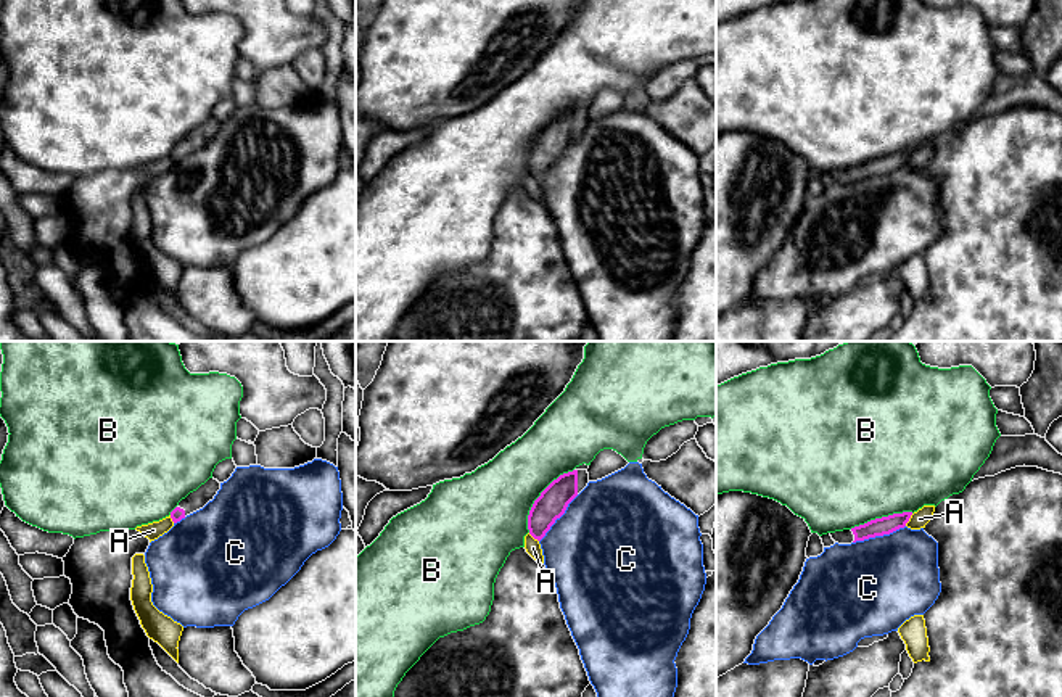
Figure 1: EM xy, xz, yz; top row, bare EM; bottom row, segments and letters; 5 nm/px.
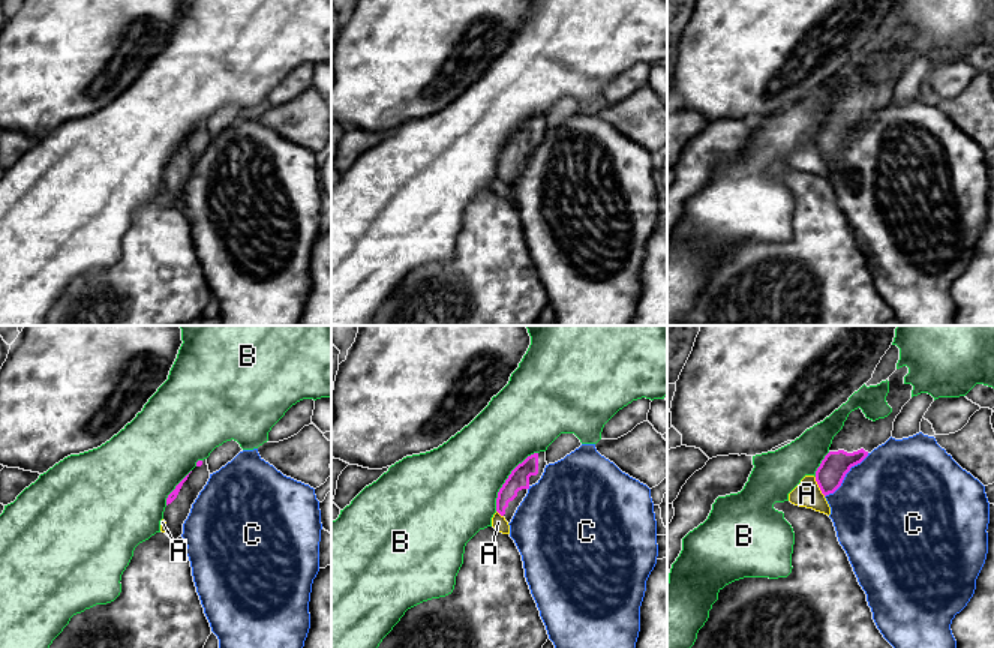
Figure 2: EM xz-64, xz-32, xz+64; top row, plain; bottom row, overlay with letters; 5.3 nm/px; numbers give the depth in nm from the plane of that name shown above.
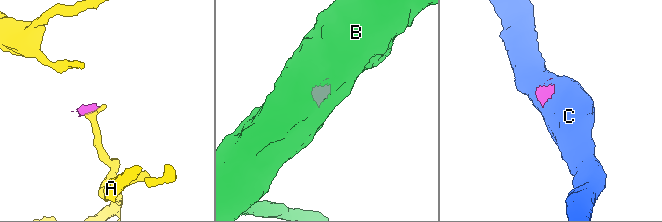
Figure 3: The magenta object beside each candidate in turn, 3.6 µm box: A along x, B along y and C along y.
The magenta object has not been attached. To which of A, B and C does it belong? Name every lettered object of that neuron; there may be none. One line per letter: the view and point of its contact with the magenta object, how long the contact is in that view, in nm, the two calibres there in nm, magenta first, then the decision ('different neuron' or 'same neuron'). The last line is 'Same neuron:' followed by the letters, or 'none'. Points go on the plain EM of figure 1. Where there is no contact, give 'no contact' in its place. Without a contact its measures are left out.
A: yz (908, 160) | 80 nm | 90/90 nm | different neuron
B: xz (539, 136) | 400 nm | 150/380 nm | different neuron
C: yz (879, 174) | 280 nm | 90/460 nm | different neuron
Same neuron: none

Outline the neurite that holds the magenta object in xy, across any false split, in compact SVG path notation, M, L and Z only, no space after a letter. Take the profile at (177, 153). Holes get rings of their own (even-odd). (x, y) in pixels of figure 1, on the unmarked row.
M209 118L196 130L190 132L185 138L179 142L179 145L171 151L172 161L177 163L187 155L203 148L209 140L214 138L219 129L220 122L214 118Z

